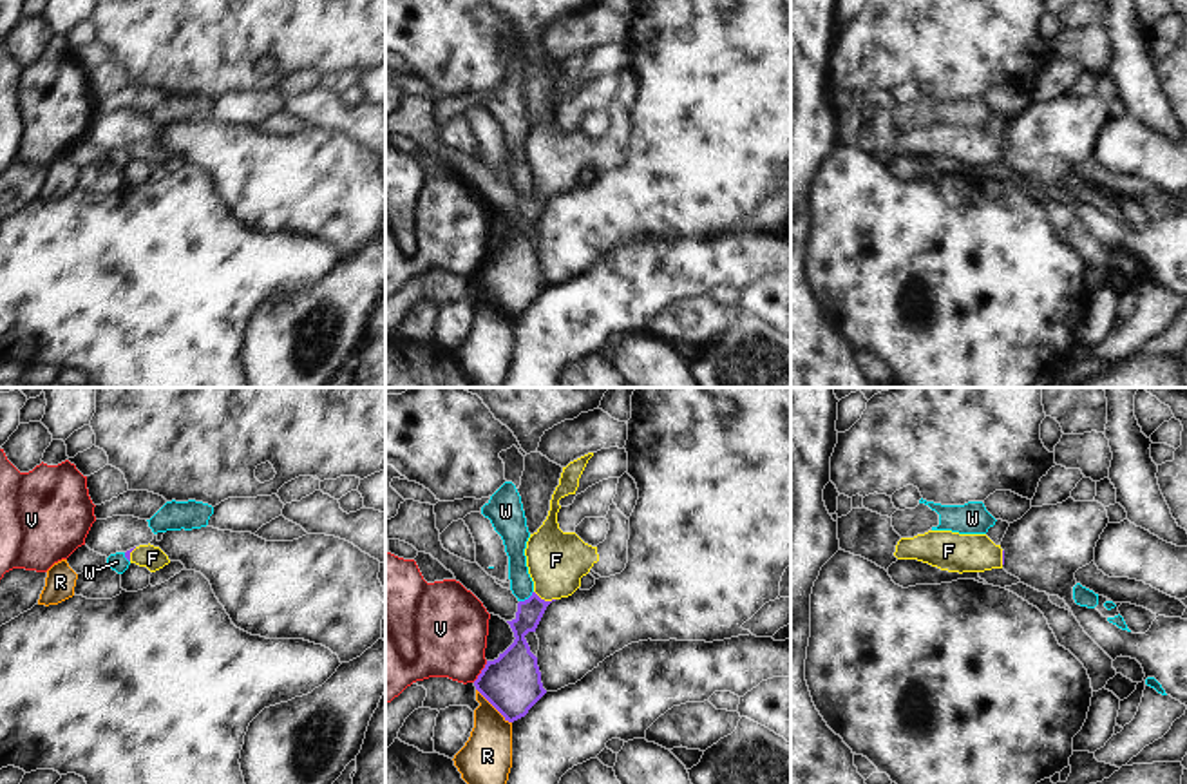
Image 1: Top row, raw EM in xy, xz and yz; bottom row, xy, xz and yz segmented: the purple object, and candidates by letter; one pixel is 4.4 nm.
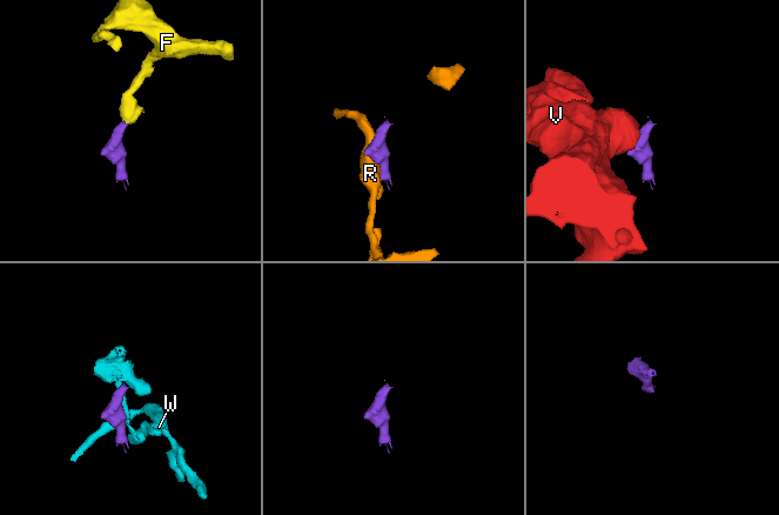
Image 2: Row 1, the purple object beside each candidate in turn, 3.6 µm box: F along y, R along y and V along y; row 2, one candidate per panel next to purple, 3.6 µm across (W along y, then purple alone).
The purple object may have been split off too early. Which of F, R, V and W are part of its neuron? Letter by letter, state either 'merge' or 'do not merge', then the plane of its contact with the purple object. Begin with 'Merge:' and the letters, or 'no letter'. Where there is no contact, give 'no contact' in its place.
Merge: F
F: merge | xz
R: do not merge | xz
V: do not merge | xz
W: do not merge | xz

